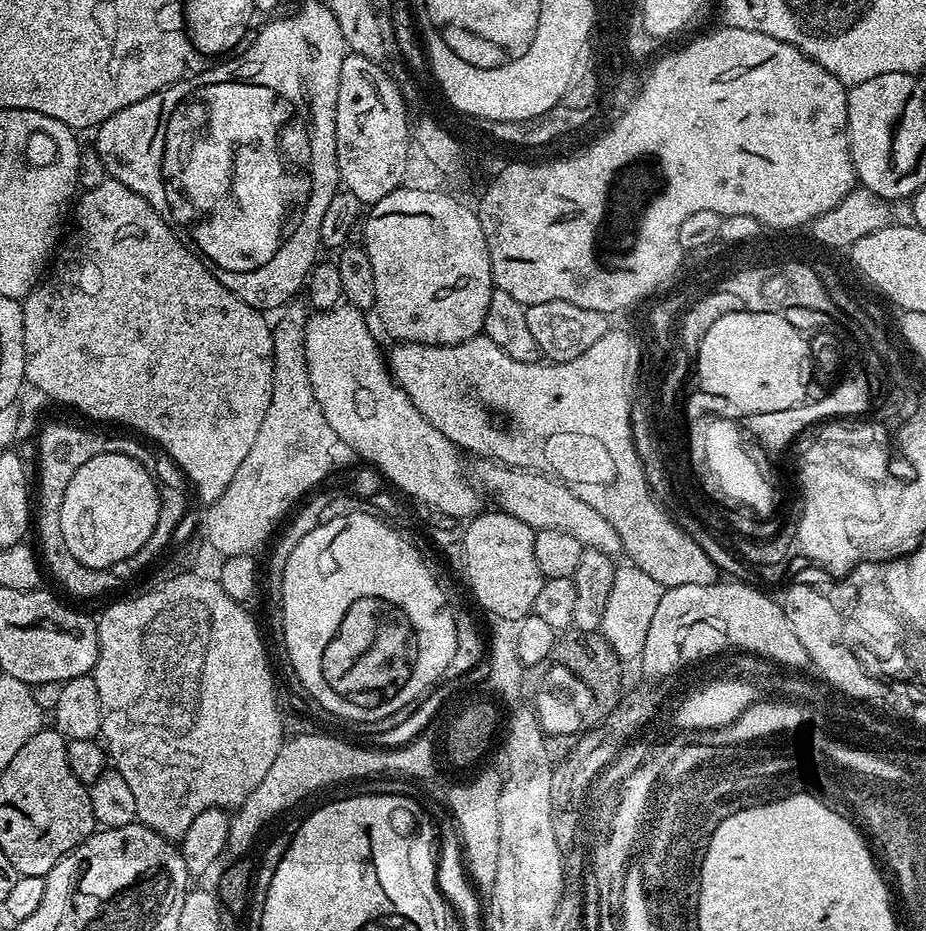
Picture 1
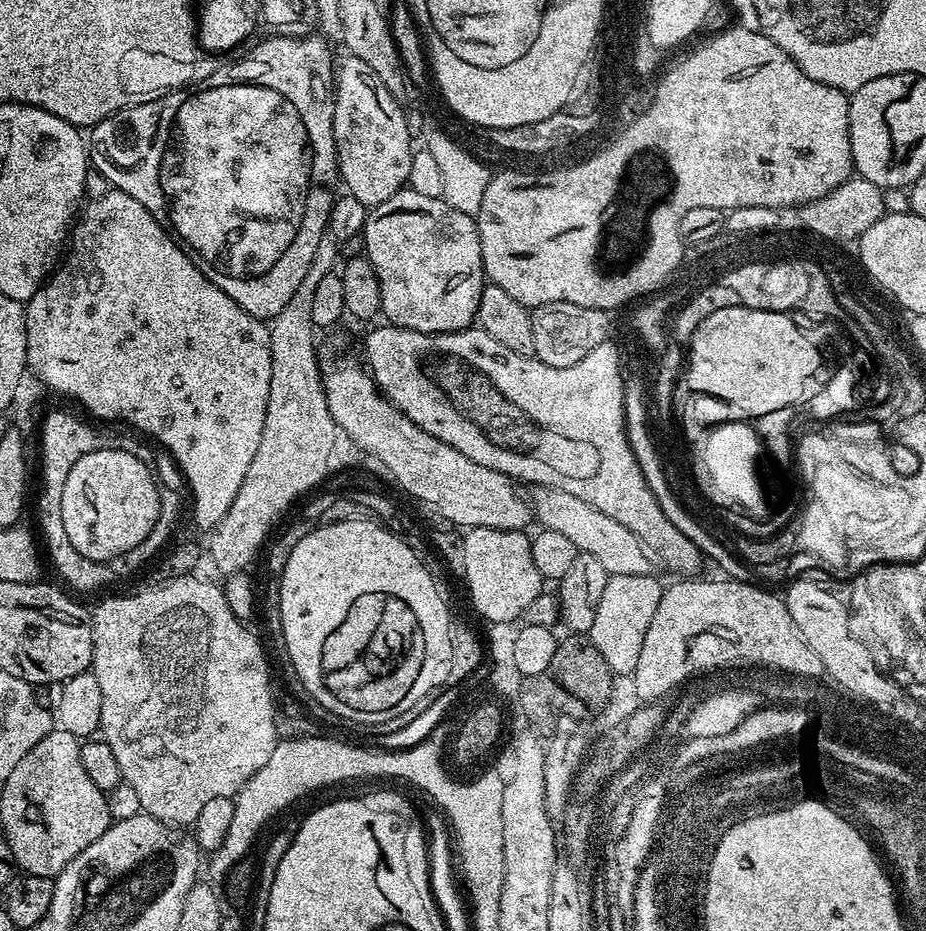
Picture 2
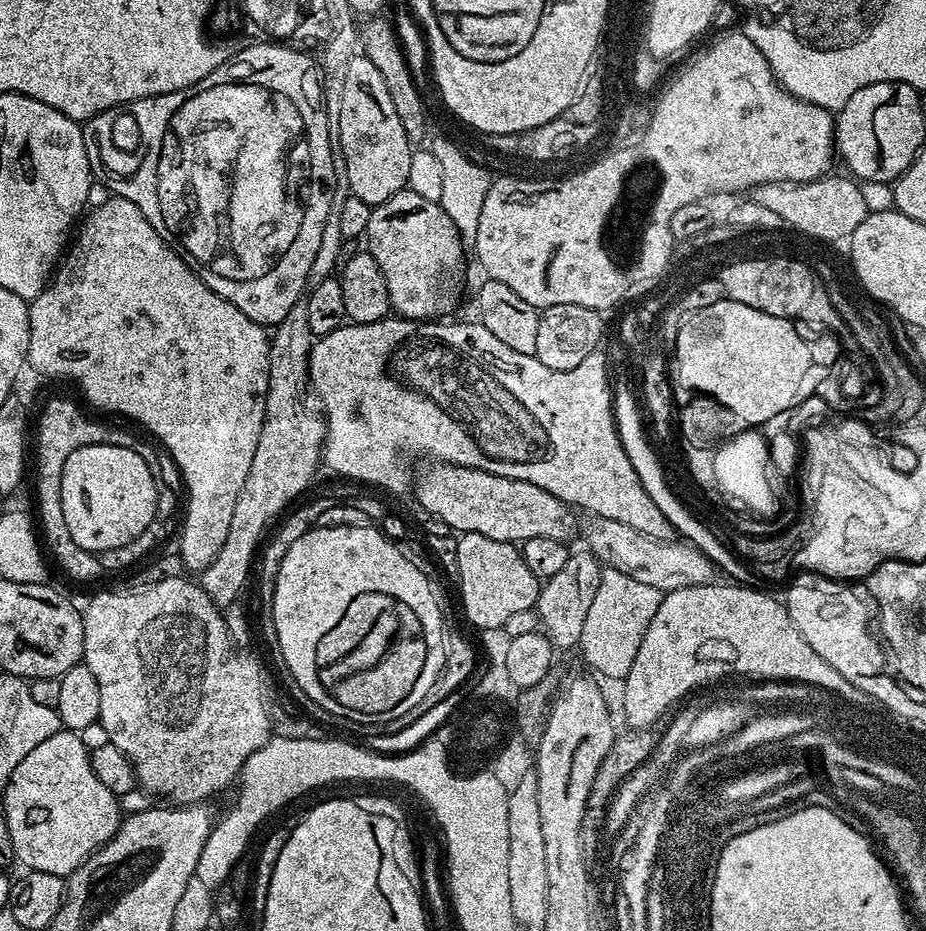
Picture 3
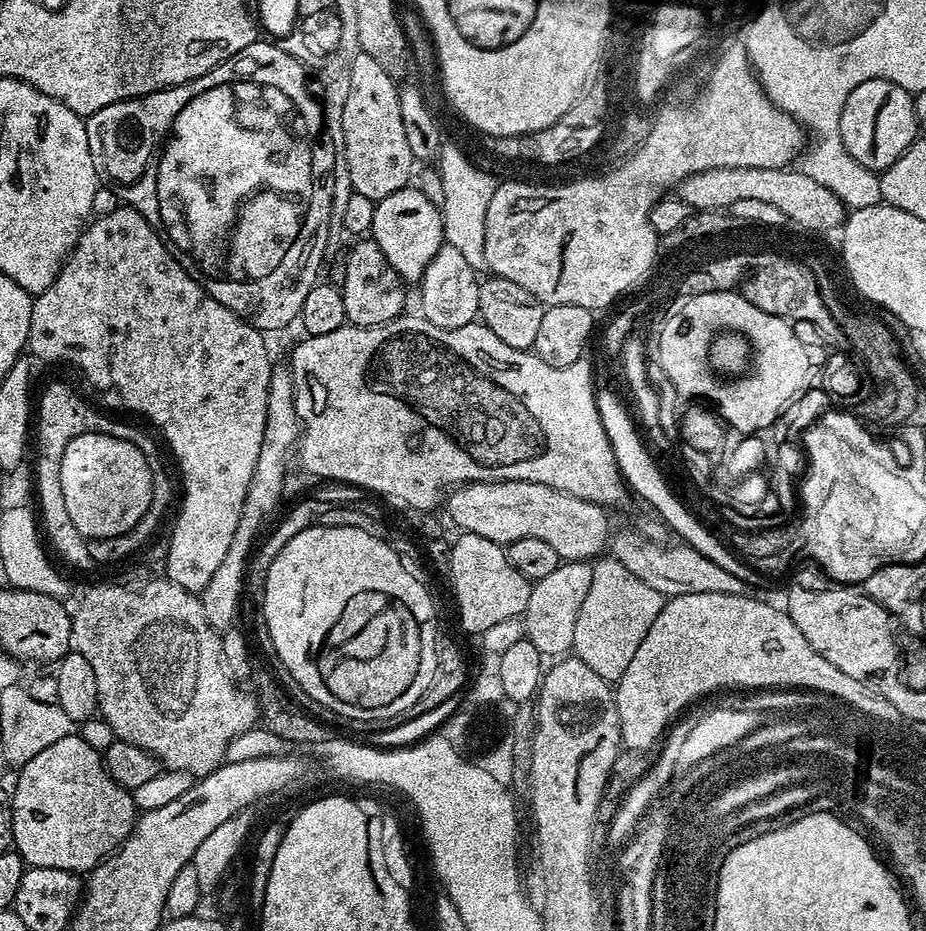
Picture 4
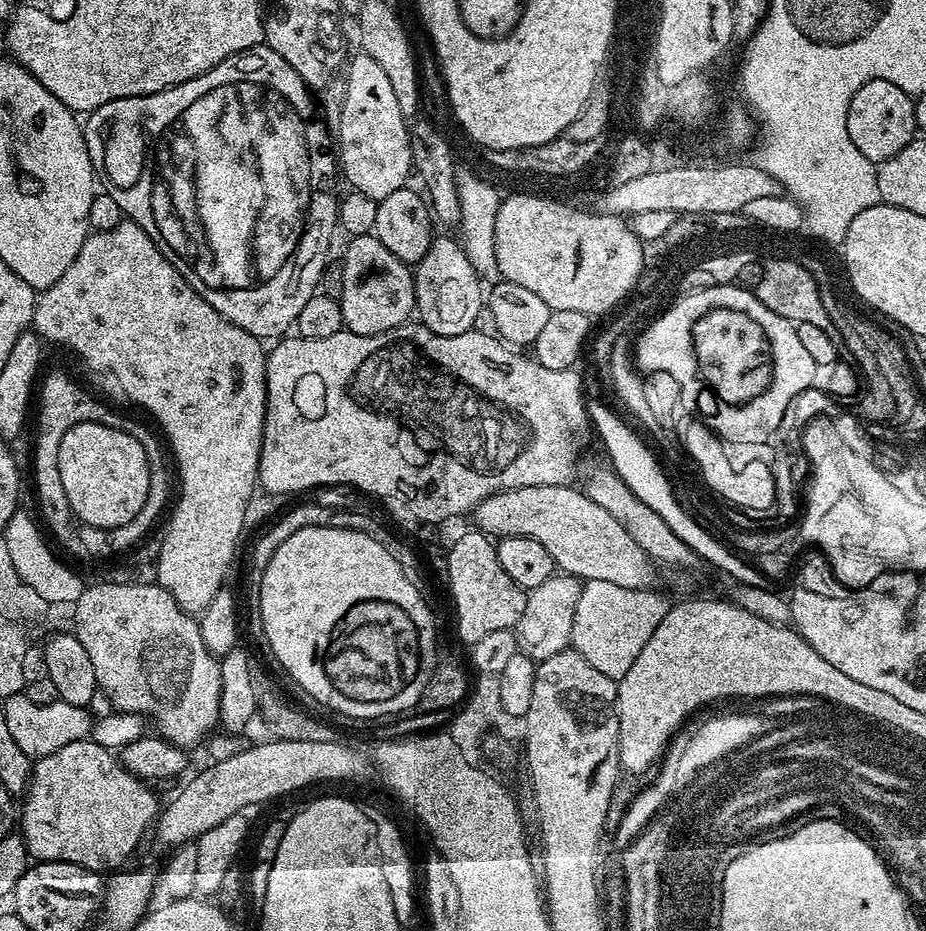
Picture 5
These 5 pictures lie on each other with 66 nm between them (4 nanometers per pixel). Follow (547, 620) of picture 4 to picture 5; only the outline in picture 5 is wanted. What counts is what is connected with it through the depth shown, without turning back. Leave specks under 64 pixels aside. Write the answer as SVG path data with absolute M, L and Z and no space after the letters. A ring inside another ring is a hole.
M554 574L541 586L529 591L526 608L514 629L525 655L539 662L565 651L571 645L574 614L577 613L582 588L583 583L579 577Z

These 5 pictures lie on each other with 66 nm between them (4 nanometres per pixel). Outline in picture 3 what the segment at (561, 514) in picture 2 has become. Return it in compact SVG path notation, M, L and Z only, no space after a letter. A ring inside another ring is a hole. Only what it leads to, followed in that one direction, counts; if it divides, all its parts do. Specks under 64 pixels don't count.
M599 518L591 521L588 528L587 551L598 559L601 565L618 570L634 582L642 582L646 586L654 586L661 594L690 587L715 583L718 570L704 552L694 544L673 542L672 540L656 540L652 536L634 530L634 526L626 526L626 522L614 522Z

